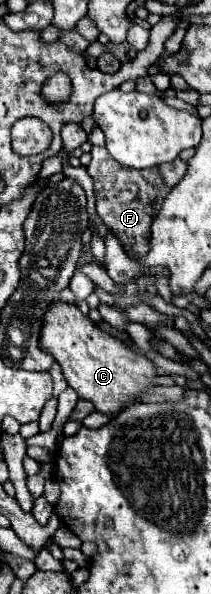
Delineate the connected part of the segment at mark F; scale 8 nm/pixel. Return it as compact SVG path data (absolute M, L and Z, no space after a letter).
M104 146L92 148L92 162L86 170L94 180L96 212L106 224L106 228L120 240L128 256L138 260L140 256L148 254L148 236L152 220L156 212L160 212L160 204L164 202L164 196L168 196L170 188L174 188L182 180L186 168L188 164L176 158L170 164L160 164L146 170L132 170L120 166Z

